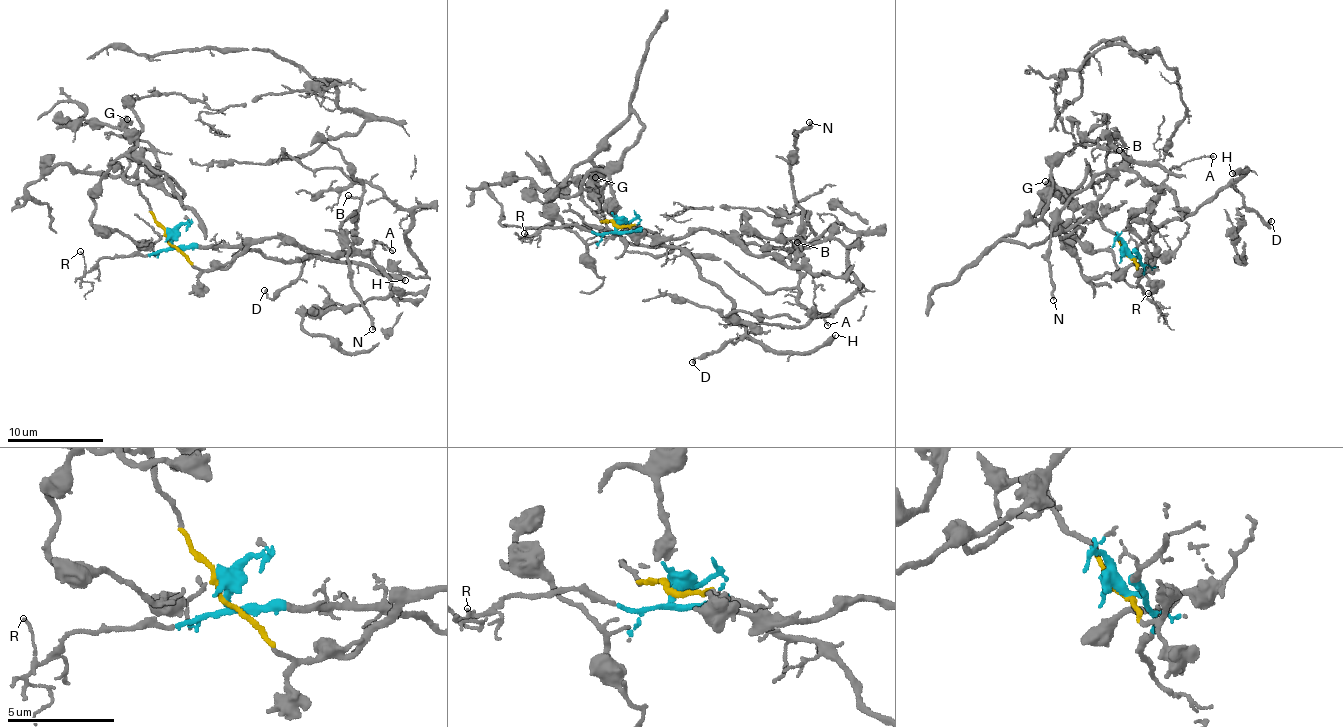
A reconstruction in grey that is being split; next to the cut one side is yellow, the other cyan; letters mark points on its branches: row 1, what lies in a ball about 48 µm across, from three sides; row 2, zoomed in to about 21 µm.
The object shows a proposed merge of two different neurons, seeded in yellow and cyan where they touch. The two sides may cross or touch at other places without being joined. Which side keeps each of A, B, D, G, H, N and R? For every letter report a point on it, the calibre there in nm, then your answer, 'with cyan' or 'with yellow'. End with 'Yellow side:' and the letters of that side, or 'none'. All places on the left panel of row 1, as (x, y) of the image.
A: (392, 250) | 140 nm | with yellow
B: (348, 195) | 150 nm | with yellow
D: (264, 290) | 140 nm | with cyan
G: (127, 119) | 700 nm | with yellow
H: (405, 280) | 380 nm | with cyan
N: (372, 329) | 200 nm | with yellow
R: (80, 251) | 120 nm | with cyan
Yellow side: A, B, G, N

